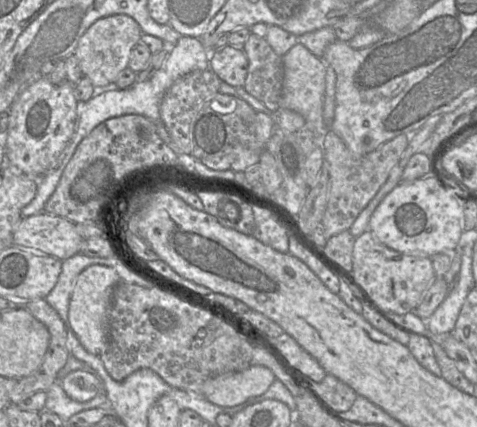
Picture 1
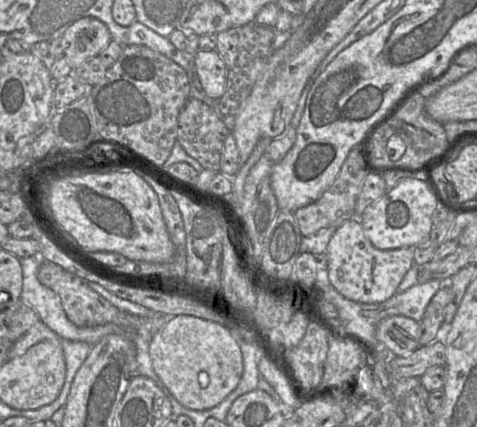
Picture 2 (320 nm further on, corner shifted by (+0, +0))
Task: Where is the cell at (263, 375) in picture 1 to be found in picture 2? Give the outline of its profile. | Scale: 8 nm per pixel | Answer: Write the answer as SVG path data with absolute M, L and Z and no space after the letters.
M189 315L172 316L151 339L149 355L155 373L176 400L196 411L220 404L238 386L244 369L242 352L228 327Z

